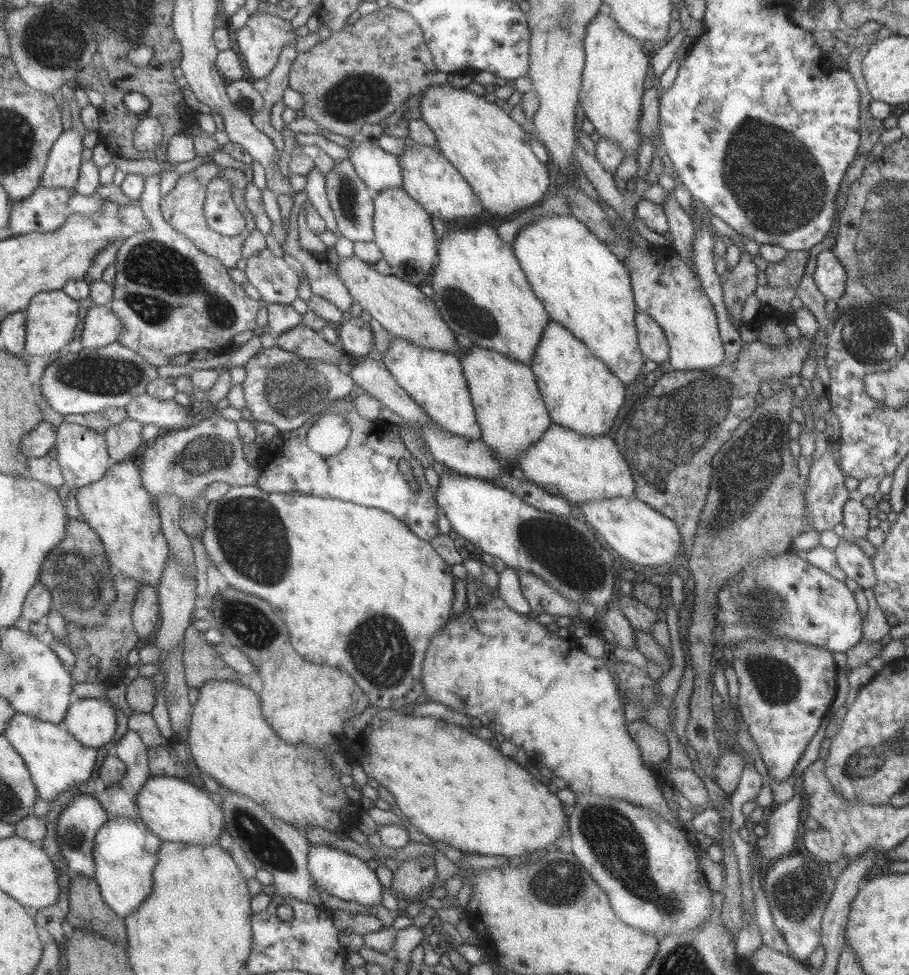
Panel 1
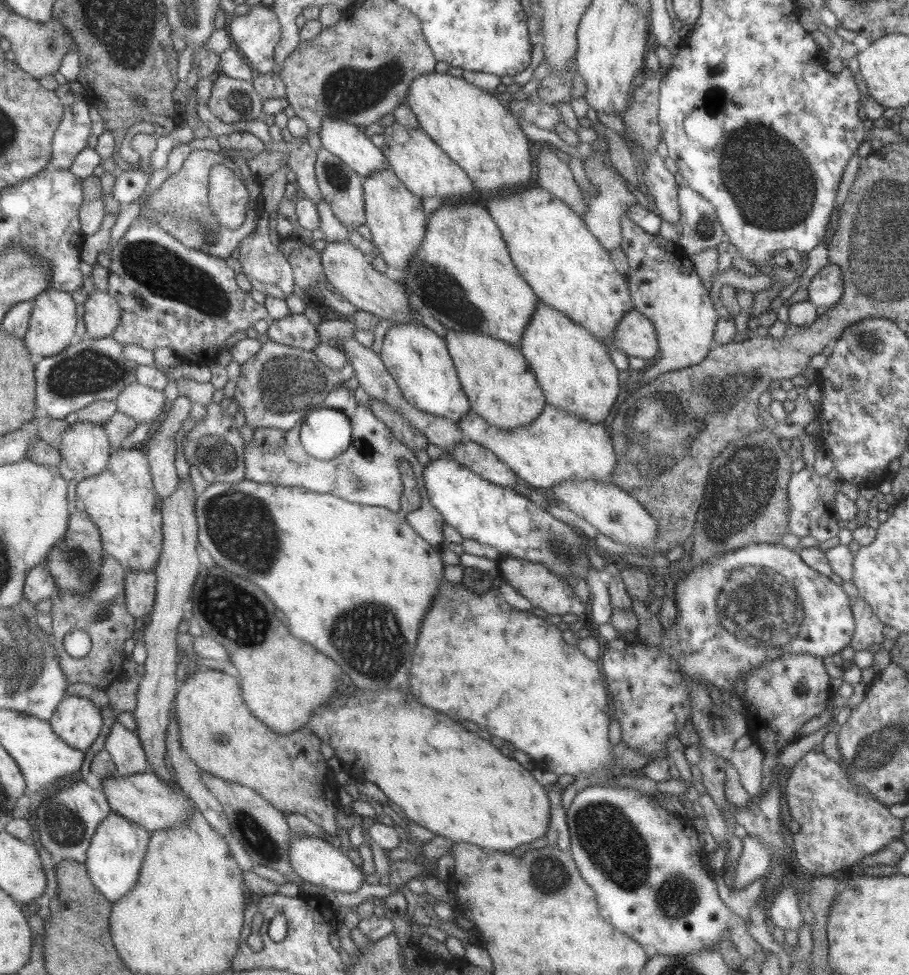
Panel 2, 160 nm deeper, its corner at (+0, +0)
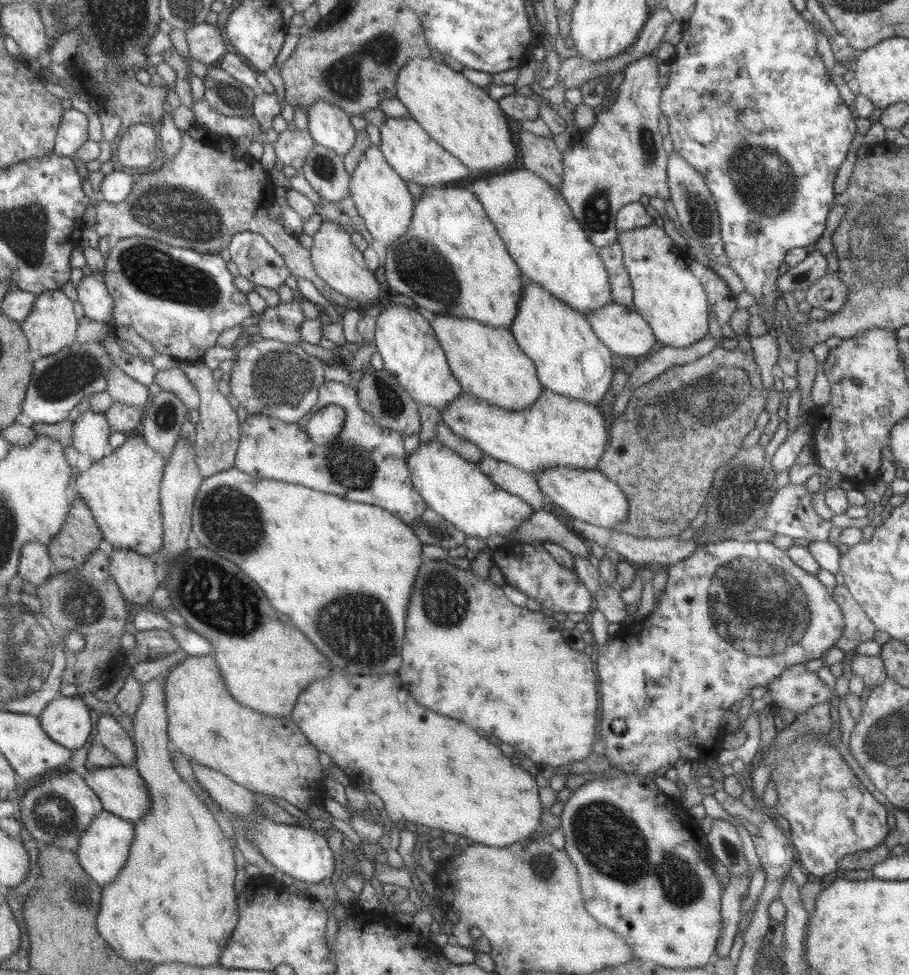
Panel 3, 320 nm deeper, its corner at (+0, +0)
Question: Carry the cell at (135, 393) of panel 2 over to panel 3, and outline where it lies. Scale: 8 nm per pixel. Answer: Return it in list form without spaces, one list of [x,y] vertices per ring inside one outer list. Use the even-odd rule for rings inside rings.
[[[117,365],[109,371],[107,391],[115,401],[140,406],[144,410],[150,405],[152,398],[146,384],[131,378]]]

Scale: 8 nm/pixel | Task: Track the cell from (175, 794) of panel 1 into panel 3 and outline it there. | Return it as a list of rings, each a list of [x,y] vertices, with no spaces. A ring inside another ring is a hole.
[[[117,765],[114,767],[95,767],[85,777],[89,786],[99,795],[104,807],[109,812],[125,820],[136,823],[141,820],[149,811],[152,803],[151,795],[146,780],[141,776],[139,769],[131,765]]]

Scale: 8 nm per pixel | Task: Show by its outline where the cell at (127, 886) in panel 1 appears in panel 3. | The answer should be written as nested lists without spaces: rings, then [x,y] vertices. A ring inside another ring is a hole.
[[[107,809],[103,810],[100,815],[96,816],[96,819],[91,823],[91,826],[87,828],[81,835],[79,848],[76,850],[80,863],[83,868],[86,869],[89,876],[92,878],[92,882],[97,881],[100,885],[107,886],[111,884],[122,871],[128,856],[131,852],[131,845],[135,840],[135,825],[133,822],[125,820],[123,817],[117,816],[114,812],[109,812]]]

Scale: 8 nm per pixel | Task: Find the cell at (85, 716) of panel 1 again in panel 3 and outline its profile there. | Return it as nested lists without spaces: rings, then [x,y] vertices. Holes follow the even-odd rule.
[[[62,696],[50,703],[40,716],[47,734],[72,751],[83,748],[93,730],[90,706],[81,696]]]

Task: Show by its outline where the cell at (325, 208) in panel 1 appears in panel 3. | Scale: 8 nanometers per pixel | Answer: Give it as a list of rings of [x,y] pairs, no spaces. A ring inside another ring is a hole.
[[[285,129],[278,134],[275,144],[278,159],[299,172],[305,155],[313,148],[314,140],[307,129]]]

